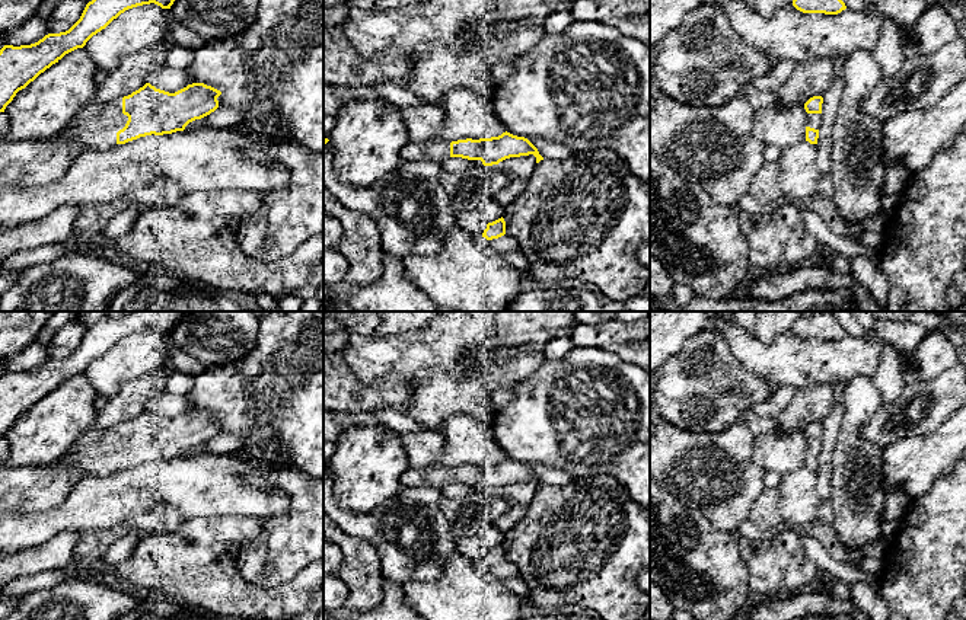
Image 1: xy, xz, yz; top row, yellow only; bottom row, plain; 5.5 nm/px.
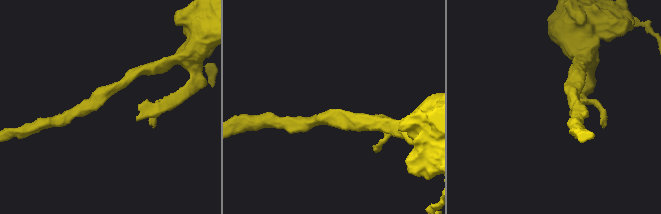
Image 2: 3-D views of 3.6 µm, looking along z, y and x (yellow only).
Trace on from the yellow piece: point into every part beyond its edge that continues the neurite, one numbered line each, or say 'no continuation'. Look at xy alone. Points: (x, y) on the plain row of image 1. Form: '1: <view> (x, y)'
1: xy (96, 454)

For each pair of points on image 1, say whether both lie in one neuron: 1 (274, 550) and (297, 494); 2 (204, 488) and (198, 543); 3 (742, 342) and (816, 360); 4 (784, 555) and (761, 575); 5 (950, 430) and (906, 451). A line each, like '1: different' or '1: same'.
1: same
2: different
3: same
4: same
5: same

